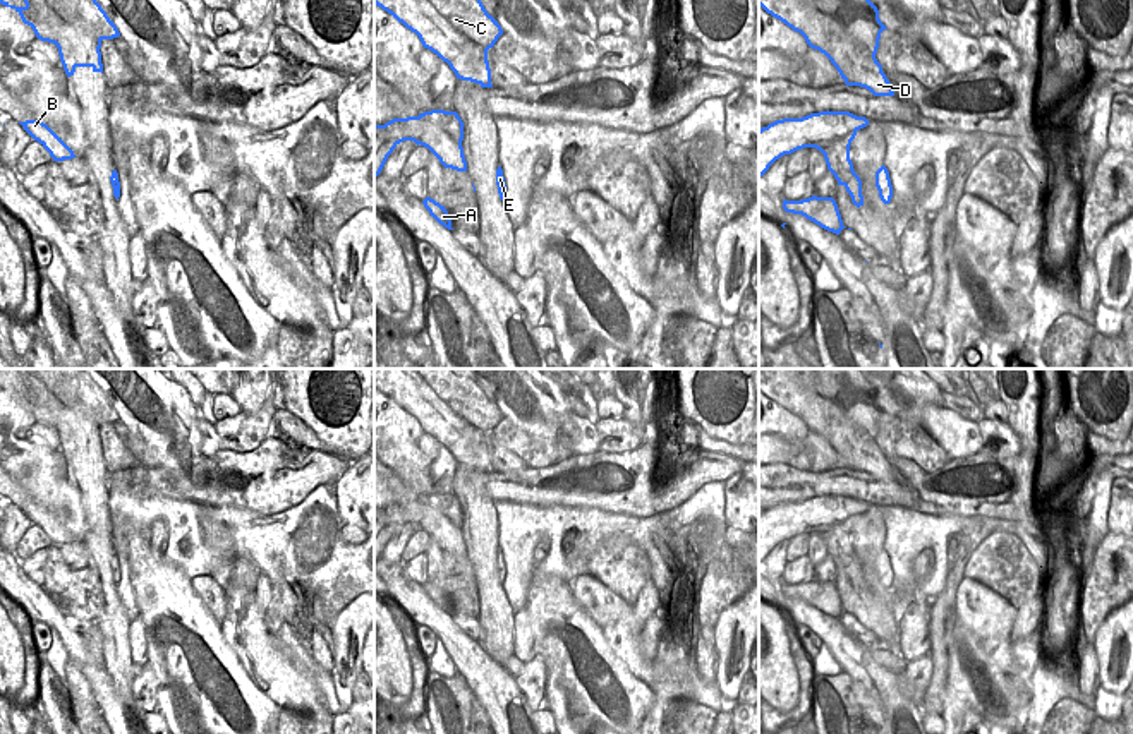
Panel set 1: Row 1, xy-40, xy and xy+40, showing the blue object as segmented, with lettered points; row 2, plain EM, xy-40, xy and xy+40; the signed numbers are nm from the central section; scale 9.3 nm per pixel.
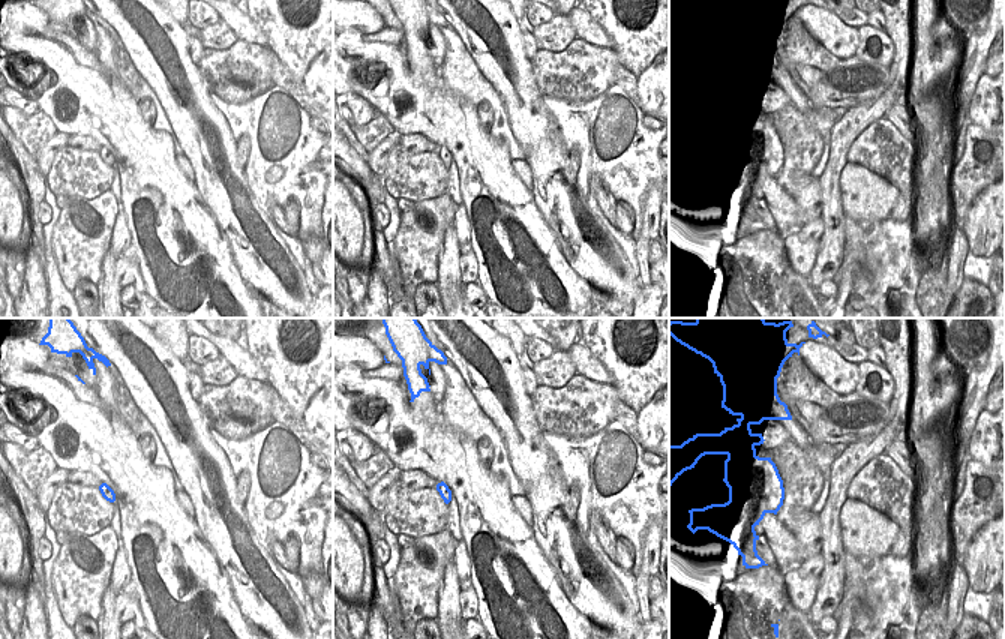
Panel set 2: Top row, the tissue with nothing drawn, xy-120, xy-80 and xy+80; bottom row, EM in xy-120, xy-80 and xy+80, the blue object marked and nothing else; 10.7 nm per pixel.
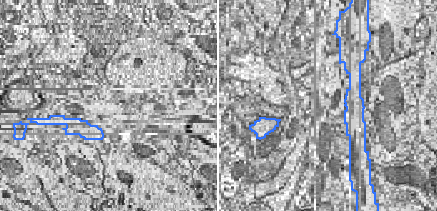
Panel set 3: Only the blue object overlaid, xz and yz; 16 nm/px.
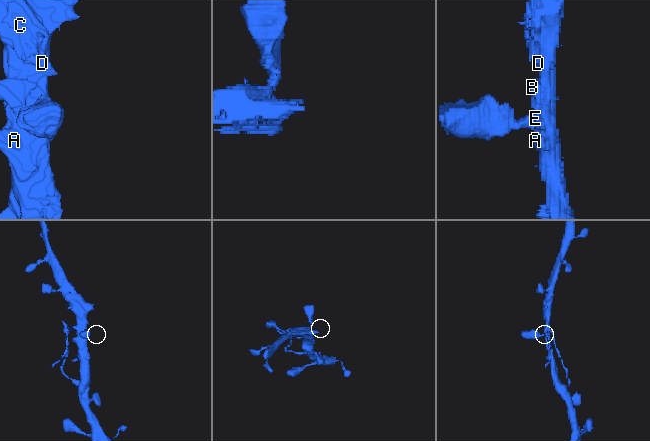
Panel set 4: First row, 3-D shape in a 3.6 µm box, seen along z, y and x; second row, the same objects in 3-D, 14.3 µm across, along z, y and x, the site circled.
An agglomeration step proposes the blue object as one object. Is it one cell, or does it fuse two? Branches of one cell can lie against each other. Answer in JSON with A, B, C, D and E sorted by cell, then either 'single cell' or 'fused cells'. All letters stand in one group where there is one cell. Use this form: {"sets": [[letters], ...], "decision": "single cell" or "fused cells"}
{"sets": [["A", "C", "D", "E"], ["B"]], "decision": "fused cells"}

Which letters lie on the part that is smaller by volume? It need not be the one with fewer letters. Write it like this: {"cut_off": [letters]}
{"cut_off": ["B"]}

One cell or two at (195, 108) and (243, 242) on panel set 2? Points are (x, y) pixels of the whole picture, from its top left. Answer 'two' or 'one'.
one

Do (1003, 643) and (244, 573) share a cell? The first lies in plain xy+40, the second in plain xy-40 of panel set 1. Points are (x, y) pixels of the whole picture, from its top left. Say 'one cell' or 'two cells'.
one cell

